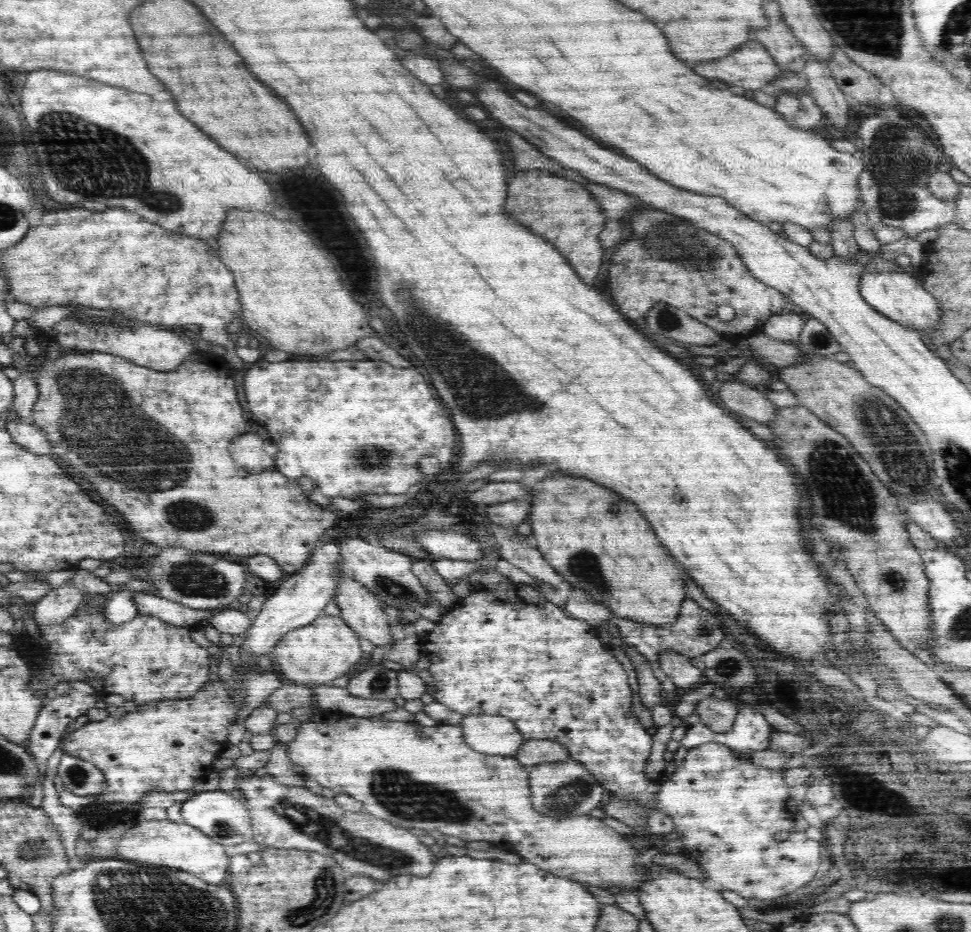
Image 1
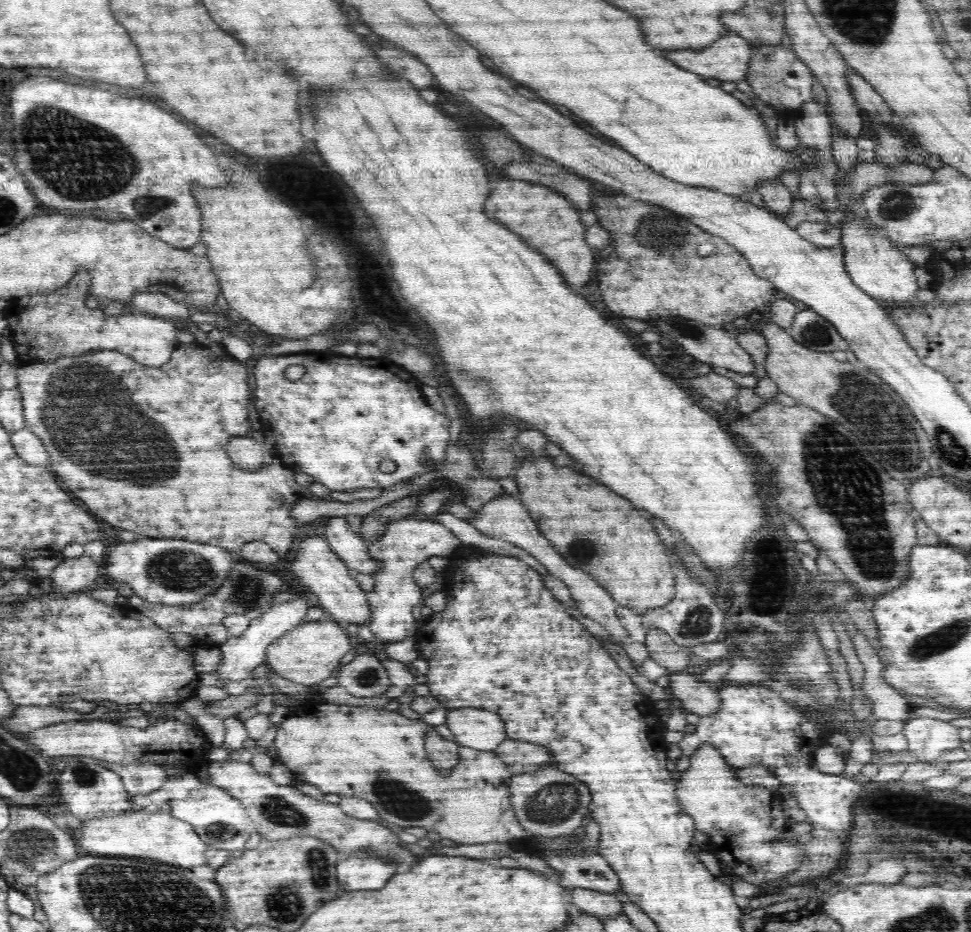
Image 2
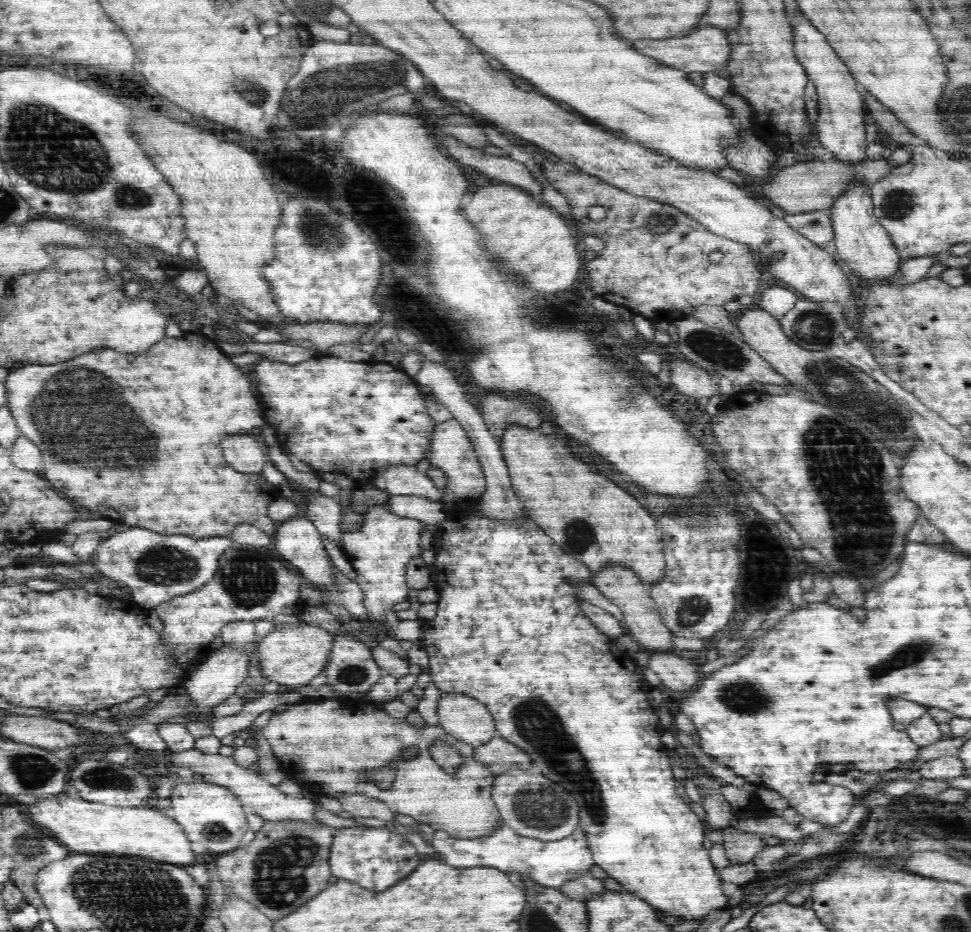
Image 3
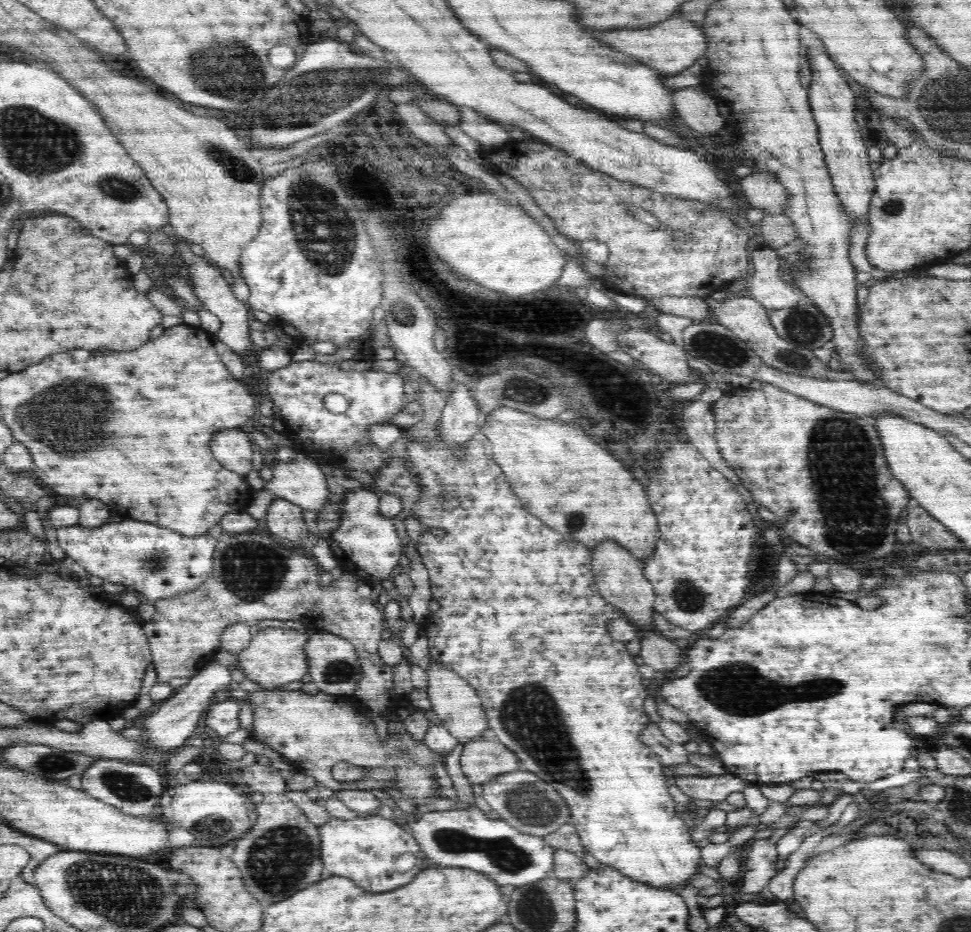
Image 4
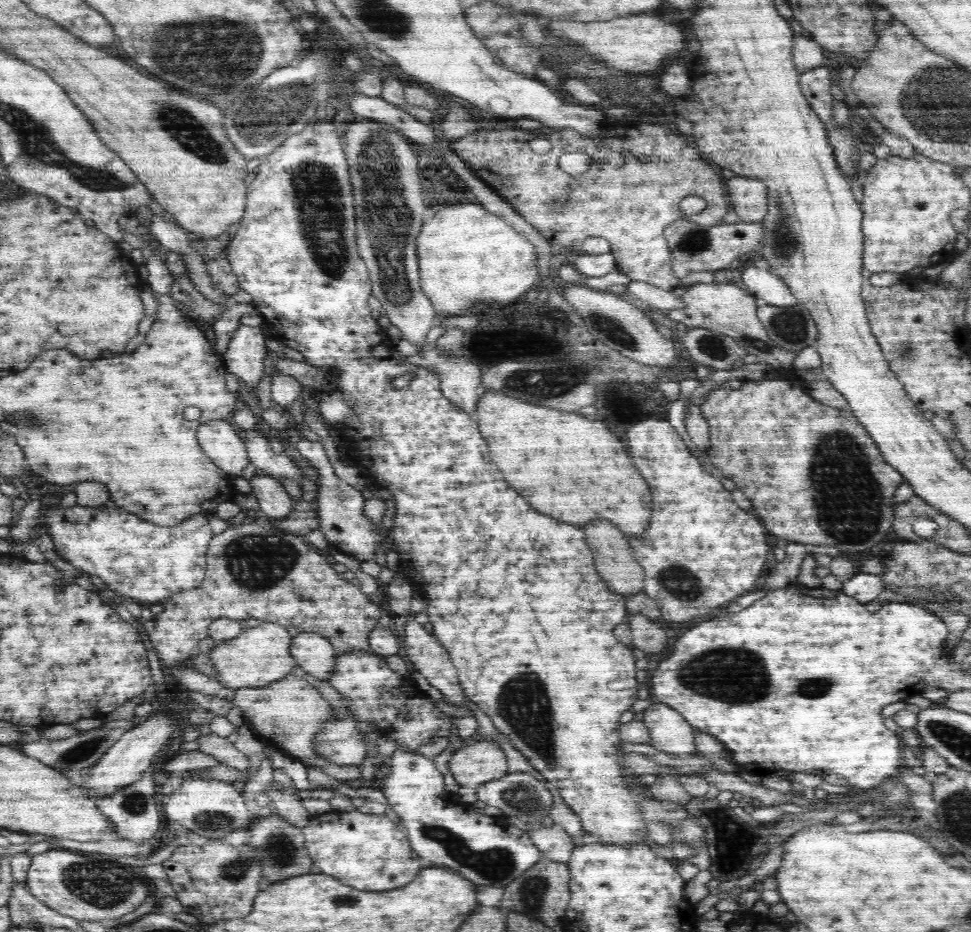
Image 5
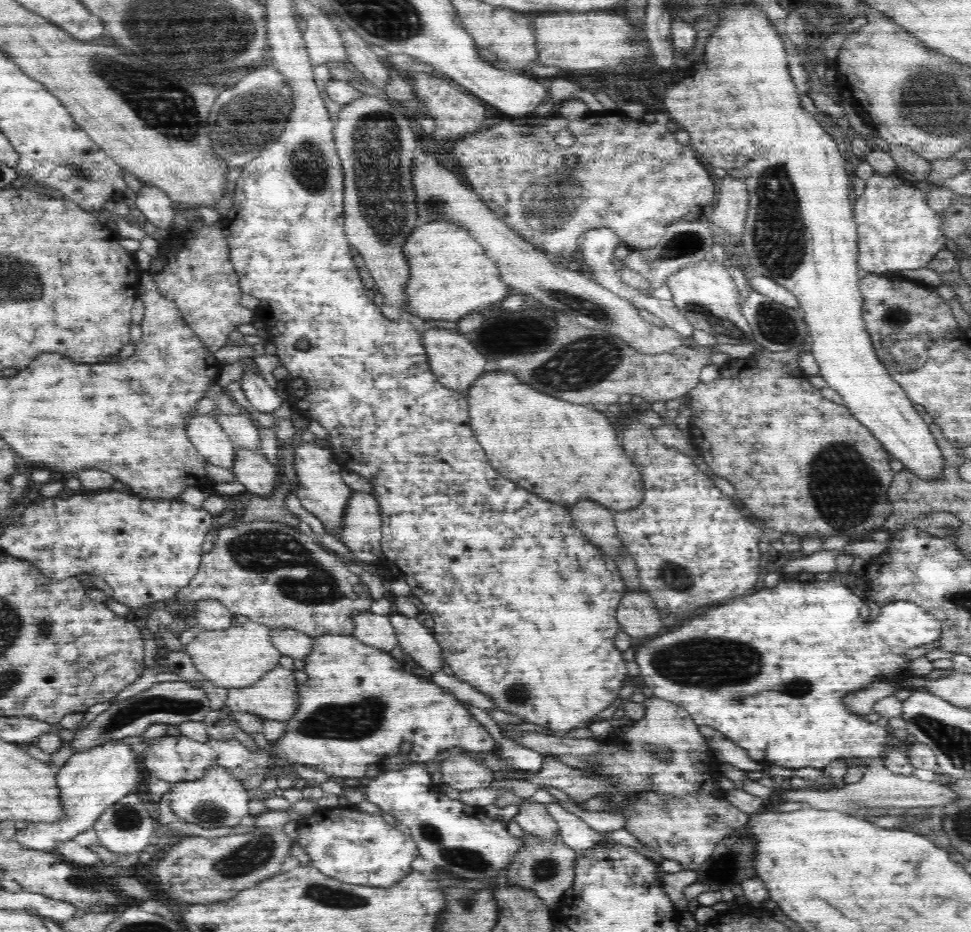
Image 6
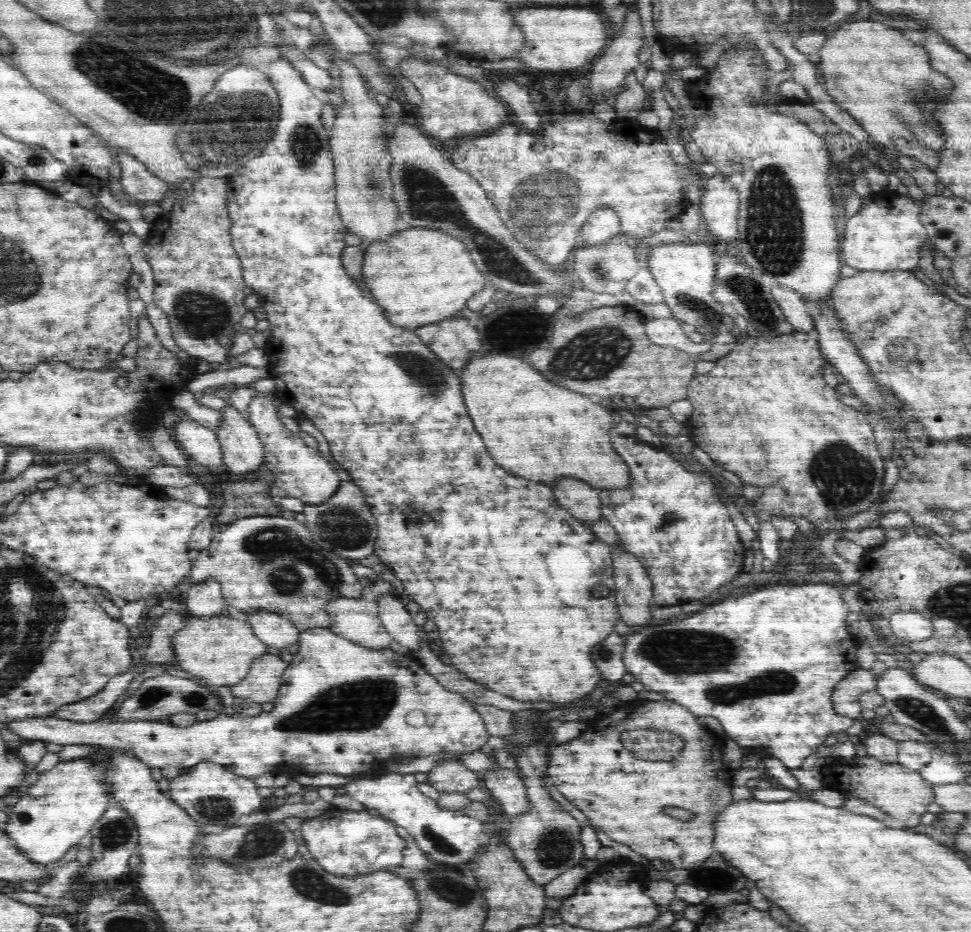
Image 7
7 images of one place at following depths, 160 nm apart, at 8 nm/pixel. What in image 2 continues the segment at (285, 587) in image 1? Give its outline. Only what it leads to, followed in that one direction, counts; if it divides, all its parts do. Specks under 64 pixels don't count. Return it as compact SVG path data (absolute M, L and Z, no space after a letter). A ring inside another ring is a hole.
M297 589L298 598L281 604L276 603L272 609L263 611L260 617L252 619L248 628L240 636L229 637L224 644L219 645L222 649L222 662L214 673L218 675L222 685L225 685L228 681L240 682L241 680L250 679L252 670L256 666L266 664L266 649L270 646L270 643L274 642L276 638L280 638L282 634L286 634L286 631L306 622L306 614L308 614L310 604L308 604L306 596L300 595L304 591L304 589Z

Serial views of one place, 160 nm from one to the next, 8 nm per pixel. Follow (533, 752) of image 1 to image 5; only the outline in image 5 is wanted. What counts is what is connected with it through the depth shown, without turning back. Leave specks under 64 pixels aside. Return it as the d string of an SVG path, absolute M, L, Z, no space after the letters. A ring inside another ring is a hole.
M491 740L465 744L454 751L448 763L455 780L463 787L478 789L485 782L502 778L508 773L508 760L503 749Z

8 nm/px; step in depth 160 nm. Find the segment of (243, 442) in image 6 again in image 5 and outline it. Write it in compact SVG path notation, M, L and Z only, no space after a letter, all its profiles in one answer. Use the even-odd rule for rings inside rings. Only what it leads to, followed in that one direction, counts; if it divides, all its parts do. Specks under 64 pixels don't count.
M238 430L241 436L244 438L244 445L246 445L246 451L248 451L248 459L250 459L250 468L261 471L264 471L265 474L273 475L274 478L279 480L294 480L294 482L299 482L302 480L302 469L294 463L294 459L290 459L288 455L284 454L276 454L272 451L270 447L270 439L266 437L262 431L248 431L247 433L243 432L243 430Z

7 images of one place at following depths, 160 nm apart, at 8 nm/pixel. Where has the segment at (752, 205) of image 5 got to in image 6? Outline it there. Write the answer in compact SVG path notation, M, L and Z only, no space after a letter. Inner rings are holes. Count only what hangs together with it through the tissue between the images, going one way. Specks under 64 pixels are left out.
M726 175L719 180L711 222L731 235L740 236L746 224L746 185L733 176Z

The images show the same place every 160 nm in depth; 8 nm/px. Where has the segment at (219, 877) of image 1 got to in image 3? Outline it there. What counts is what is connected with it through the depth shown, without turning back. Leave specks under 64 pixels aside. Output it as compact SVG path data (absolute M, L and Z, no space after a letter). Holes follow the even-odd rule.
M60 796L54 800L38 800L36 806L30 806L30 816L32 822L38 826L48 828L56 841L64 842L69 850L74 853L81 852L124 852L124 854L138 854L146 858L154 858L163 863L173 865L192 866L194 864L194 854L192 851L192 842L186 836L186 831L180 826L168 812L168 816L162 814L162 808L146 808L142 805L139 807L122 807L110 806L99 802L88 802L86 799L68 798Z

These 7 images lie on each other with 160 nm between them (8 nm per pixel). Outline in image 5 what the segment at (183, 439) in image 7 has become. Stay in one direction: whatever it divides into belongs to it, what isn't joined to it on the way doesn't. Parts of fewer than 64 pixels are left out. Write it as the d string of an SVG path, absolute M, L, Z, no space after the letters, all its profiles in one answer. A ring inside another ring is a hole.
M211 419L198 428L198 442L212 462L229 475L247 475L251 470L246 445L229 420Z

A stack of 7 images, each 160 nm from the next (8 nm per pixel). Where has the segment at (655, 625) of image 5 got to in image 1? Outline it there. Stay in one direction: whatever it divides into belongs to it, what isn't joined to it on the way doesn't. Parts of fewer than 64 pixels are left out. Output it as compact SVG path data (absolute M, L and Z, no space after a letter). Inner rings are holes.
M711 695L698 702L695 713L699 714L701 723L706 727L726 732L735 722L735 706L732 702L728 698L716 699Z

